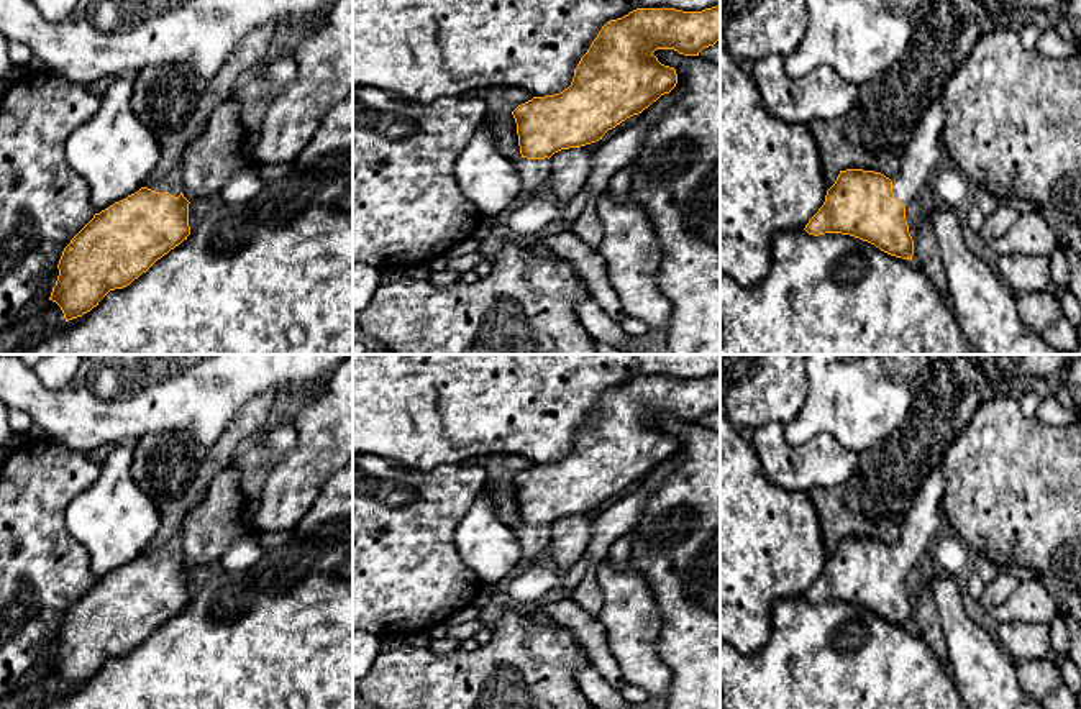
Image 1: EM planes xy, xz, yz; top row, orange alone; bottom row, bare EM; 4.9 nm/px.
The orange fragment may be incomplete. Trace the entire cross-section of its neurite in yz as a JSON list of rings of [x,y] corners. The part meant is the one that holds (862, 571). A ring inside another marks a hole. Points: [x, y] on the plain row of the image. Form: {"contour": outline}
{"contour": [[[937,464],[914,499],[892,547],[874,538],[840,538],[823,573],[804,597],[814,604],[850,602],[891,624],[912,627],[914,607],[905,574],[928,560],[940,525],[945,486],[943,466]]]}

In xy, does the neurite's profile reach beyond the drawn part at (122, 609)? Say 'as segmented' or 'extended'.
extended

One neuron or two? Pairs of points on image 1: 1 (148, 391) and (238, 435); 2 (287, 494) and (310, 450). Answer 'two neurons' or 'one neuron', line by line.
1: two neurons
2: one neuron

